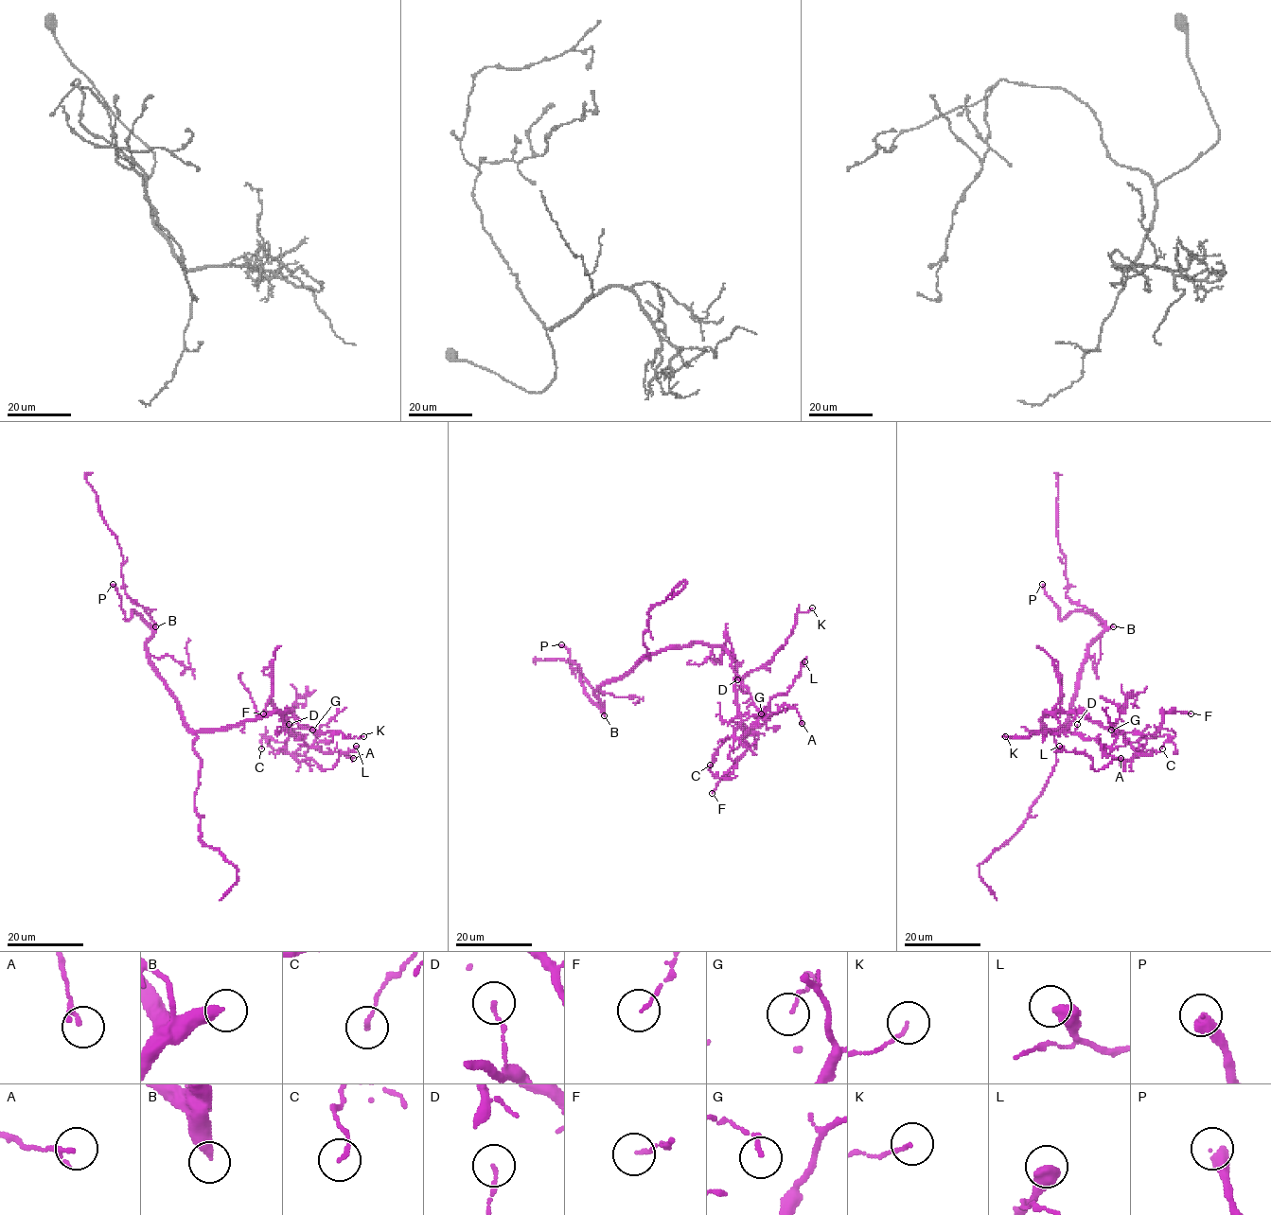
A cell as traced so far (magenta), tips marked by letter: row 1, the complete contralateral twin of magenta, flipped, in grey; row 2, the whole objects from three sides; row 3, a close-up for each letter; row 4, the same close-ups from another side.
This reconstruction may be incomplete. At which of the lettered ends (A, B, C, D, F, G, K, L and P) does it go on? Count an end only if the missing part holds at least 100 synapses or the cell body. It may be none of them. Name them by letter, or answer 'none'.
B, P

